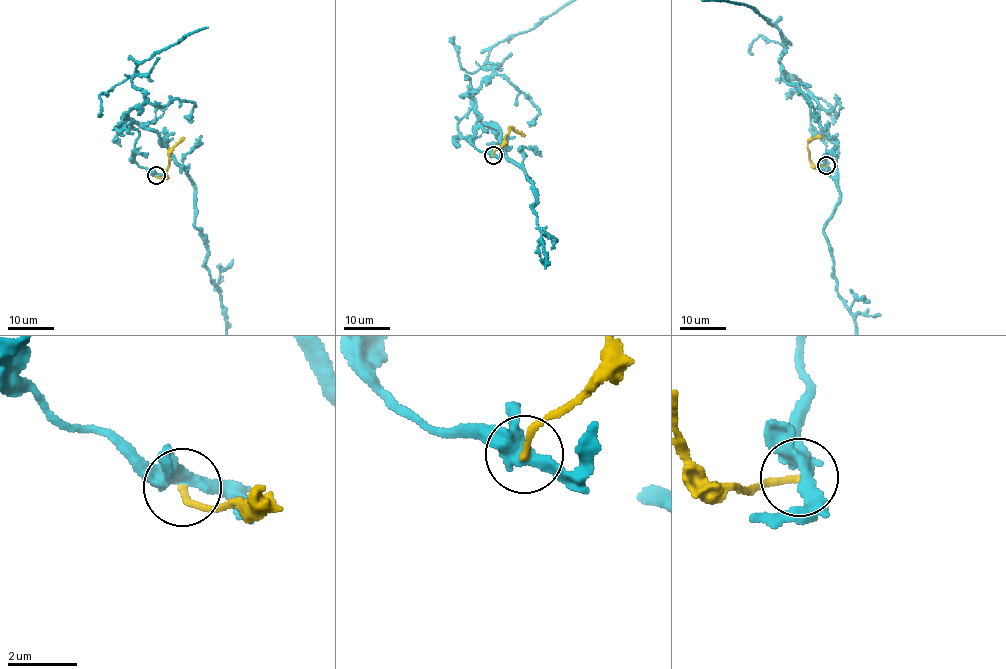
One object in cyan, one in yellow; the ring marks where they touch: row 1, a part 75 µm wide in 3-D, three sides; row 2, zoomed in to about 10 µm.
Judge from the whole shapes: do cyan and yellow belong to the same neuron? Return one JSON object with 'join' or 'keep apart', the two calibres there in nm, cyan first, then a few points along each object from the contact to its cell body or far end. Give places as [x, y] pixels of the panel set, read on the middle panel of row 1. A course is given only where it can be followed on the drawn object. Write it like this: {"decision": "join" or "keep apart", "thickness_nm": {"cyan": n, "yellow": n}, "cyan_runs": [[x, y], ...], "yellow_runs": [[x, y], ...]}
{"decision": "keep apart", "thickness_nm": {"cyan": 360, "yellow": 180}, "yellow_runs": [[493, 155], [503, 143], [509, 127], [525, 135]]}

